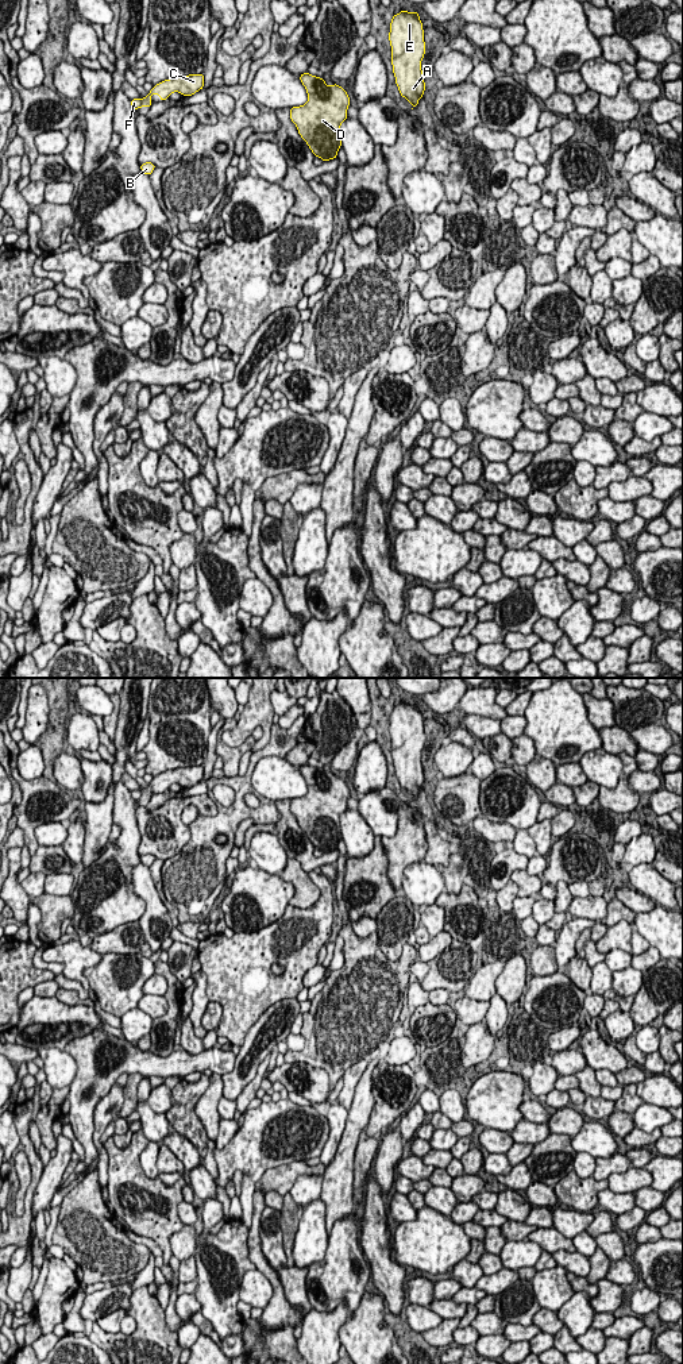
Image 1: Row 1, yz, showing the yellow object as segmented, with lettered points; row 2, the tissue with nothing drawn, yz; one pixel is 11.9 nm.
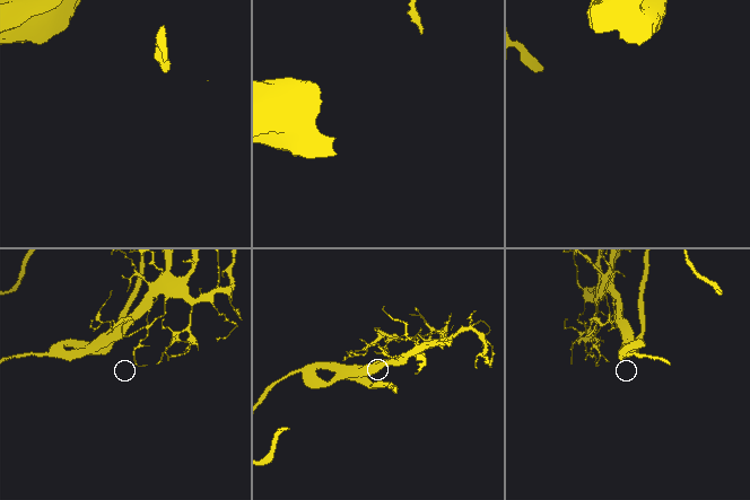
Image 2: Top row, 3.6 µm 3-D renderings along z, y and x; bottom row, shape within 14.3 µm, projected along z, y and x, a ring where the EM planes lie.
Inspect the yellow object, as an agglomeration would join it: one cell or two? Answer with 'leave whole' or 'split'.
split

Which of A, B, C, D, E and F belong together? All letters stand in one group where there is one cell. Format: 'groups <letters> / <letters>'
groups A B D E F / C

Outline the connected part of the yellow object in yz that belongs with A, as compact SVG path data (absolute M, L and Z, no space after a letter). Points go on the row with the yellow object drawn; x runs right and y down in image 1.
M402 9L394 15L390 23L389 41L398 90L416 108L425 90L421 59L427 47L418 11L410 14Z

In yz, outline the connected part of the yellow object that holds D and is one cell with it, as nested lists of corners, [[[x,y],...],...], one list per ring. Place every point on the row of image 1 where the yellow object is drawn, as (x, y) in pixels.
[[[308,72],[300,80],[306,89],[308,101],[290,108],[290,120],[315,157],[324,162],[333,159],[342,147],[340,124],[348,117],[350,97],[337,84],[328,86],[324,78]]]

